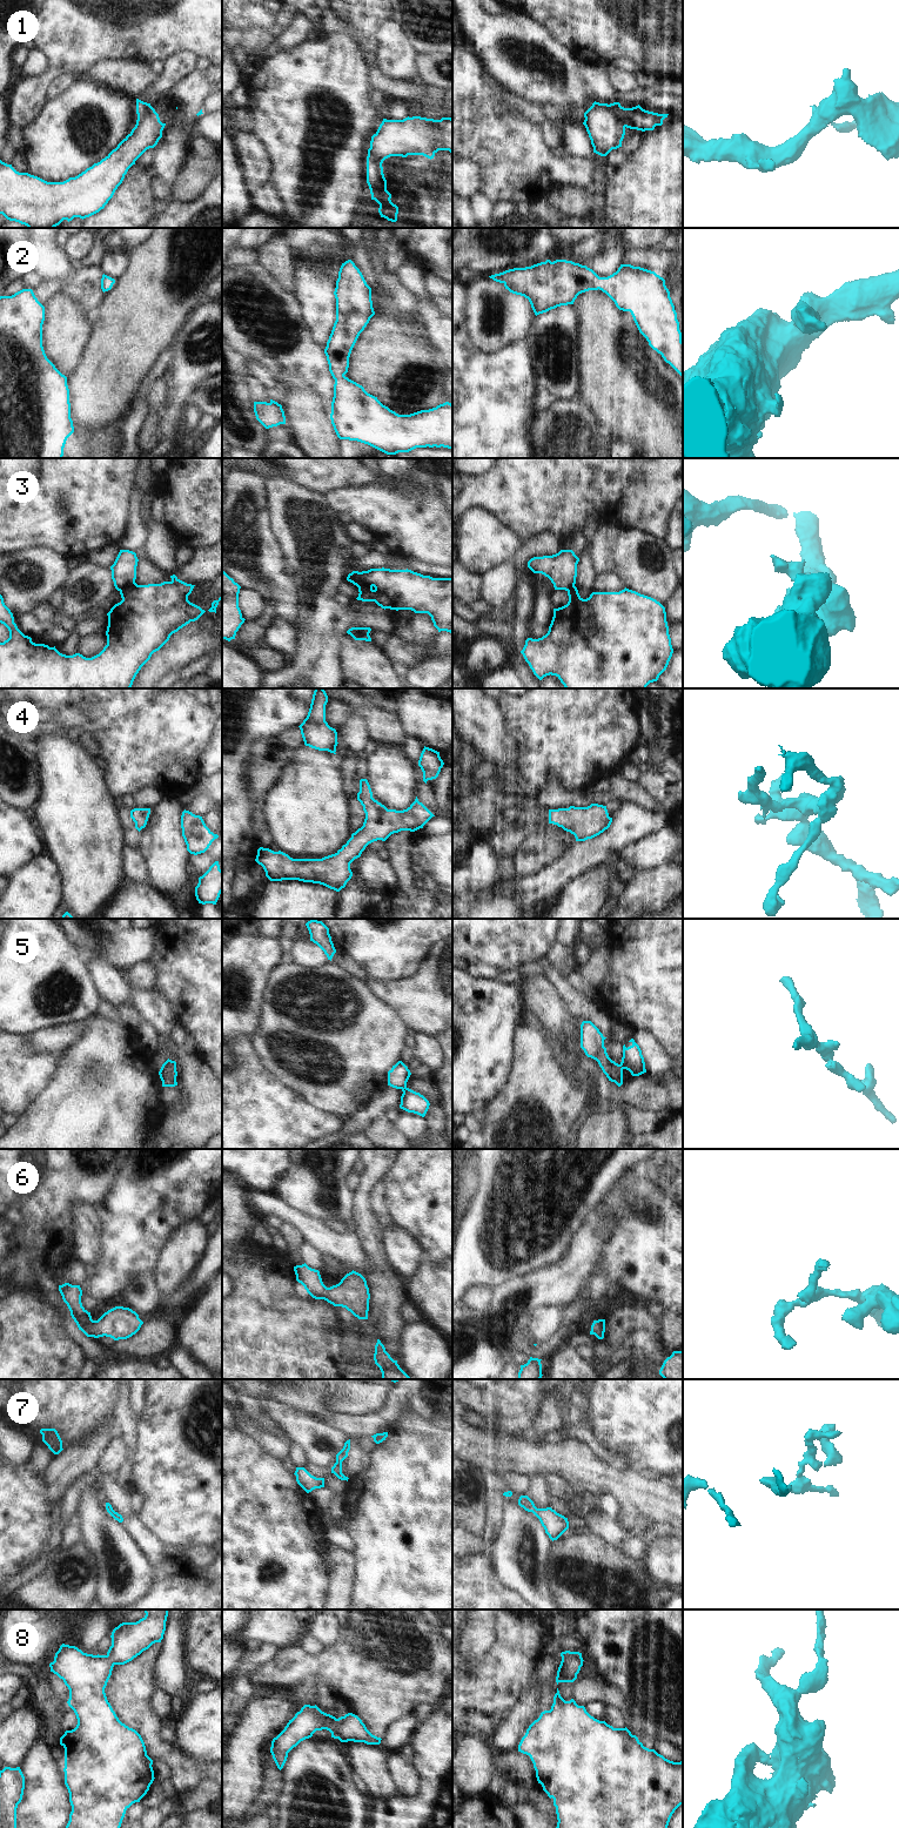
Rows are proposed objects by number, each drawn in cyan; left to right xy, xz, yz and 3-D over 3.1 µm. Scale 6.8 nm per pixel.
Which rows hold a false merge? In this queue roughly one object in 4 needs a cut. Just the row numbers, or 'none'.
1, 3, 5

